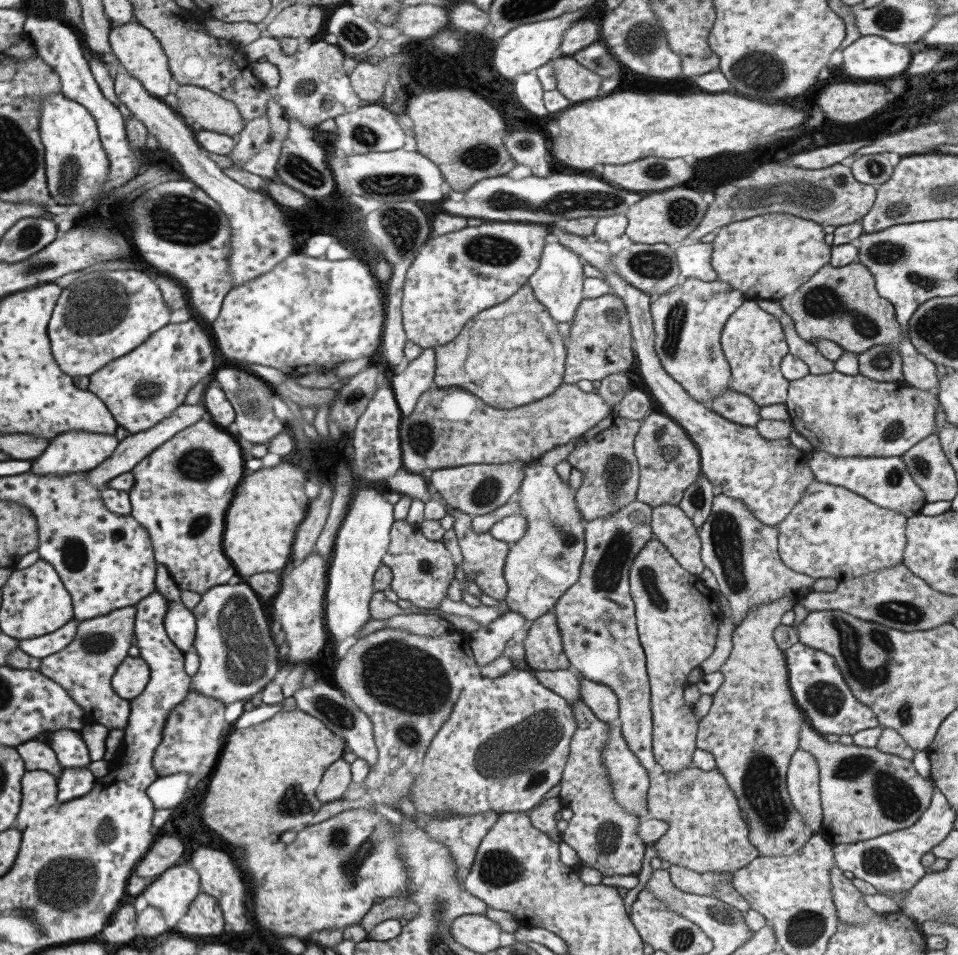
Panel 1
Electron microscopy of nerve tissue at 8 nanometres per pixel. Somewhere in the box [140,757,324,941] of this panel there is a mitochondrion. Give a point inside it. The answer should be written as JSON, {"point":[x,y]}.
{"point":[294,802]}

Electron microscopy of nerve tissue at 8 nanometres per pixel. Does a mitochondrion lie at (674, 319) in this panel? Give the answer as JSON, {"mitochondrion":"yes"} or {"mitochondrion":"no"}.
{"mitochondrion":"yes"}

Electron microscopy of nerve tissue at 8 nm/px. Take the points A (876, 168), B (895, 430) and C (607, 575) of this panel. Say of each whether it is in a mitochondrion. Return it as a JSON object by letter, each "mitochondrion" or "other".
{"A":"mitochondrion","B":"mitochondrion","C":"mitochondrion"}

